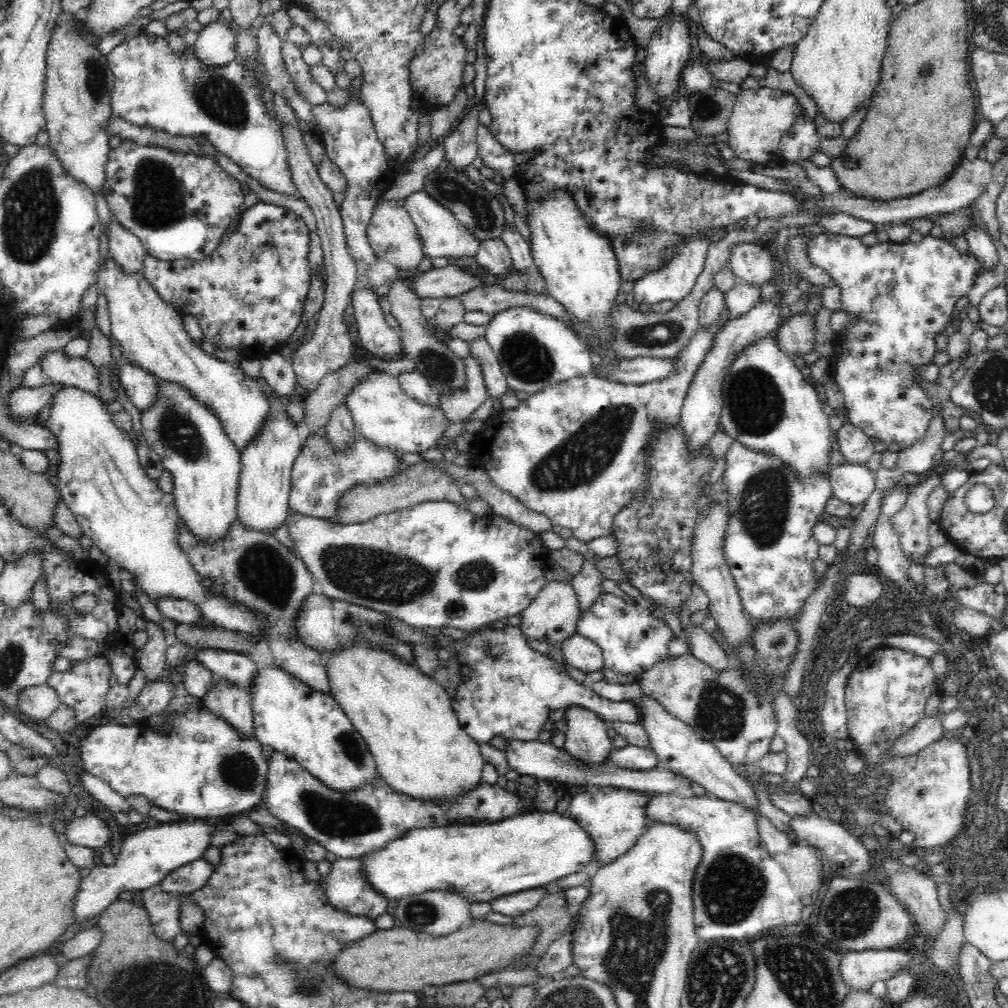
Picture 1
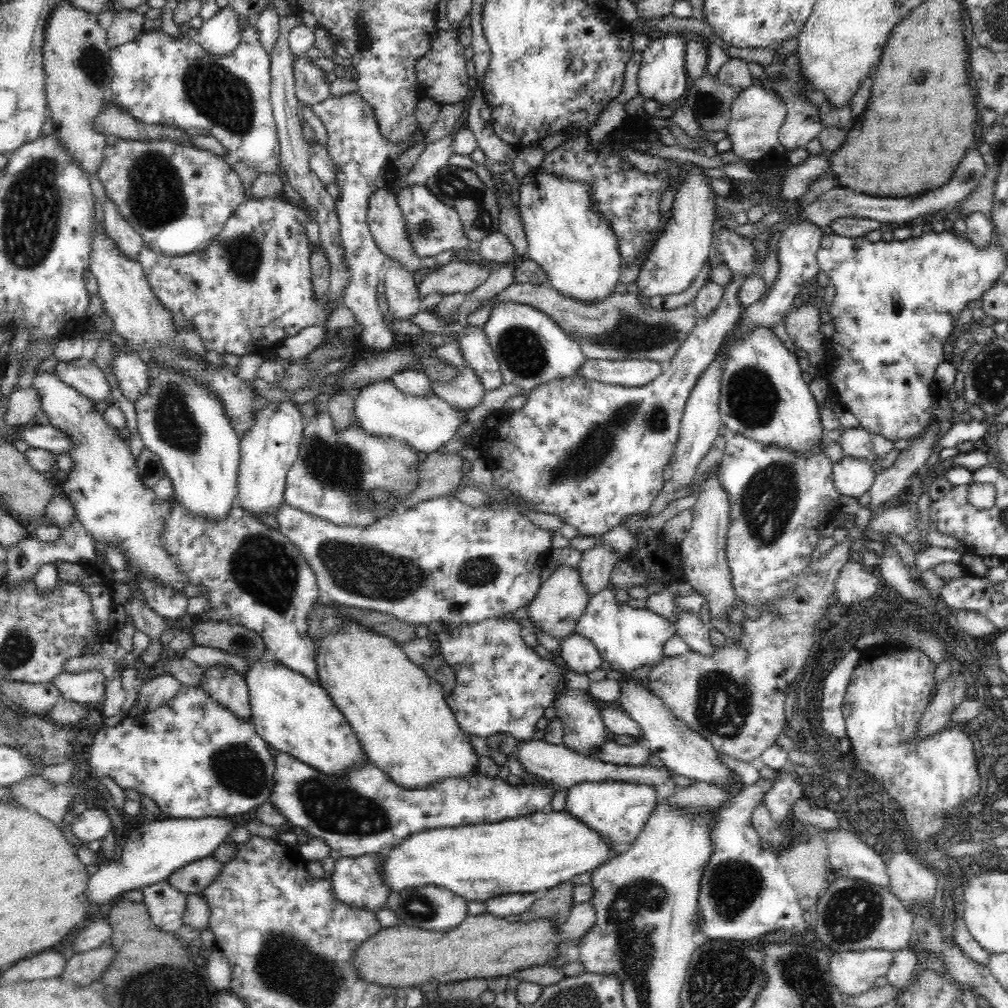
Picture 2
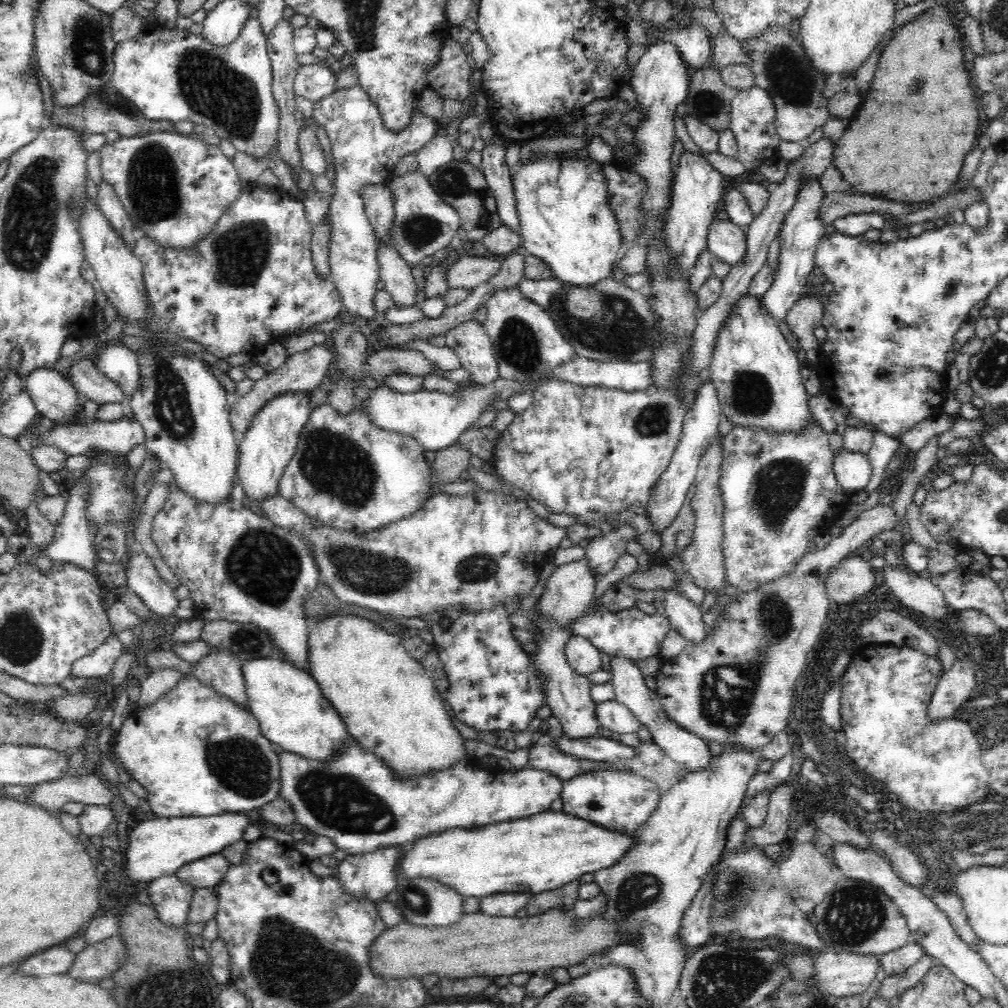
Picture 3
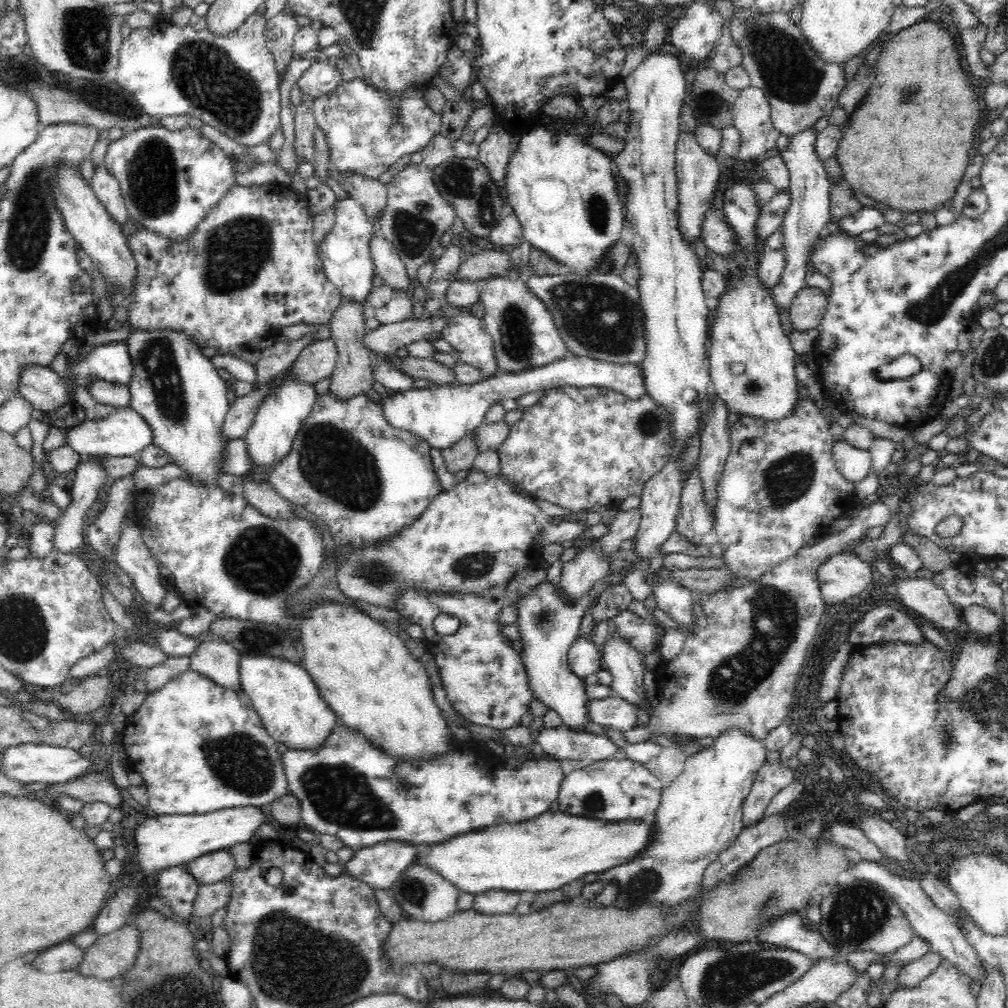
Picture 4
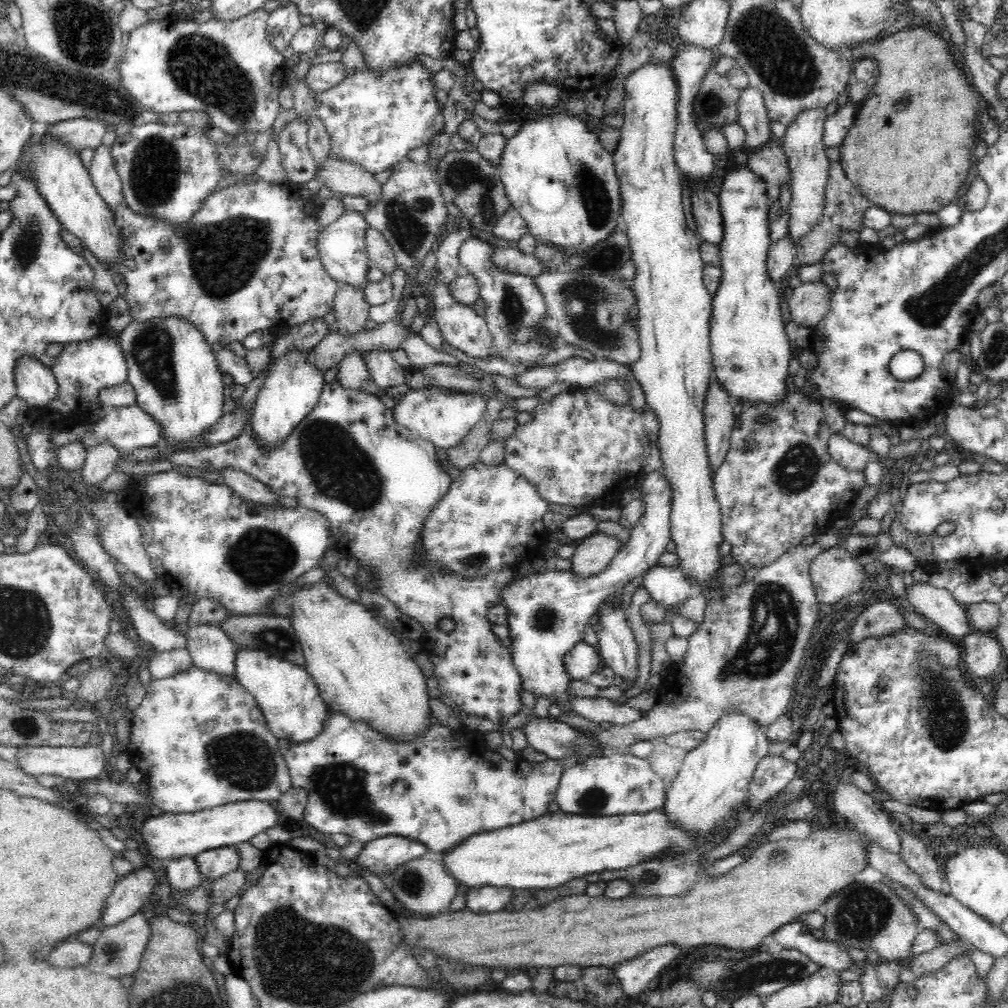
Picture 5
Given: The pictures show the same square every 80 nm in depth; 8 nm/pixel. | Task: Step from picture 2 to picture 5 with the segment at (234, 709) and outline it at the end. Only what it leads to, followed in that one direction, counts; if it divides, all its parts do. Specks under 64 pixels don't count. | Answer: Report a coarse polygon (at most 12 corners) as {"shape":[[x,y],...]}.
{"shape":[[218,625],[183,629],[191,664],[235,678],[236,645]]}

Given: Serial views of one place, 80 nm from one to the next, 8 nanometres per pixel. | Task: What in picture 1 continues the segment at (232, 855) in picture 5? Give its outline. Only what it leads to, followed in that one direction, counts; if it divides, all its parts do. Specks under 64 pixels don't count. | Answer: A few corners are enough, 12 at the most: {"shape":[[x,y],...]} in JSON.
{"shape":[[206,860],[170,872],[159,885],[186,895],[202,889],[212,875]]}

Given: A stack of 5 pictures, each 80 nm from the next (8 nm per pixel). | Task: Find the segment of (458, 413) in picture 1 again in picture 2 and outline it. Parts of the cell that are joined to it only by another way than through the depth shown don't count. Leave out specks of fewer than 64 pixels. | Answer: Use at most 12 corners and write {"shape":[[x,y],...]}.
{"shape":[[467,366],[452,384],[431,382],[434,395],[471,412],[484,399],[482,382]]}

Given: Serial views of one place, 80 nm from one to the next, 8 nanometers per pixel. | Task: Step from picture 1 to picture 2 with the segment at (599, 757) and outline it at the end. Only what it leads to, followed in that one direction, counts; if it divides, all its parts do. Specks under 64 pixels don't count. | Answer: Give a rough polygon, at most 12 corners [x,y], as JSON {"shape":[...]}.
{"shape":[[566,672],[553,704],[563,744],[590,757],[608,741],[588,678]]}

